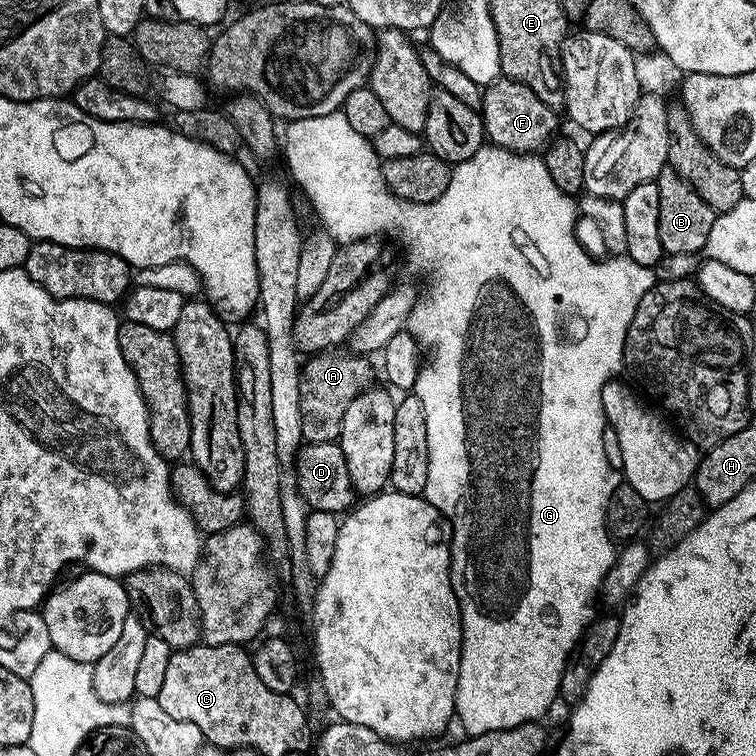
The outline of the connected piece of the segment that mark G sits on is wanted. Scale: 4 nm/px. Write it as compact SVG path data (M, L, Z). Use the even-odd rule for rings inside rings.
M343 111L293 120L285 128L288 129L285 132L283 129L282 132L282 156L284 152L288 159L288 168L292 171L291 183L296 183L304 191L317 218L324 223L321 224L323 231L328 232L340 246L352 244L356 240L393 236L404 247L409 266L416 272L425 272L428 275L428 289L425 292L423 289L416 305L412 307L406 328L417 344L425 349L432 348L432 357L429 360L427 357L426 363L421 367L414 394L422 402L422 410L426 410L428 473L422 495L442 513L443 519L450 525L452 589L458 598L462 630L455 719L458 724L460 720L469 737L543 721L543 716L551 710L552 703L557 703L562 670L568 668L569 656L575 650L581 634L594 619L592 607L596 600L598 604L606 574L616 561L618 548L608 535L604 519L608 499L618 483L618 472L615 467L612 469L608 465L608 452L604 449L606 421L602 390L619 373L616 371L624 368L624 343L628 327L634 318L634 310L638 310L638 302L642 302L642 294L649 292L658 282L656 275L653 269L638 266L638 262L634 262L626 254L595 260L580 245L575 232L577 201L569 193L554 186L539 155L511 152L495 146L480 148L473 156L466 158L466 162L452 168L450 186L446 186L446 194L442 194L442 198L429 204L419 204L398 198L388 190L382 161L372 148L371 139L356 133L350 127L350 122L346 122Z

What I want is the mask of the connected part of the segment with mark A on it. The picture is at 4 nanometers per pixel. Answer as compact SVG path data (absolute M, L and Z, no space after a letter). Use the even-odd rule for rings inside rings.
M329 350L309 355L303 361L300 374L301 422L303 439L307 443L339 441L346 406L350 406L358 394L373 387L372 364L368 360L371 359L367 355L351 350Z

